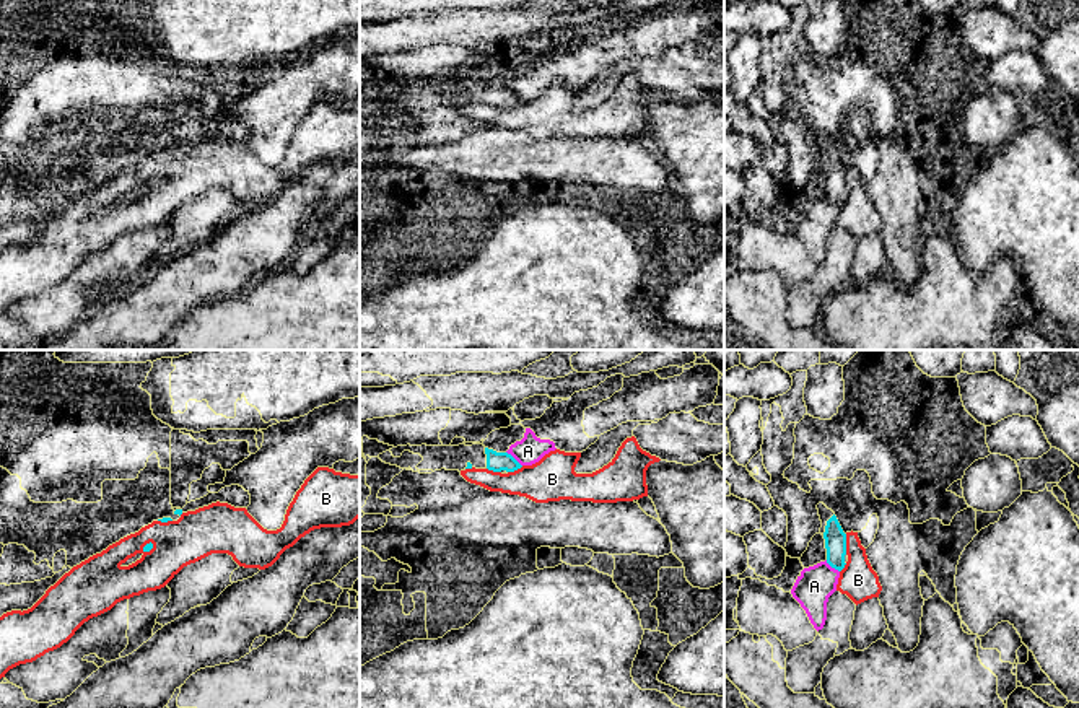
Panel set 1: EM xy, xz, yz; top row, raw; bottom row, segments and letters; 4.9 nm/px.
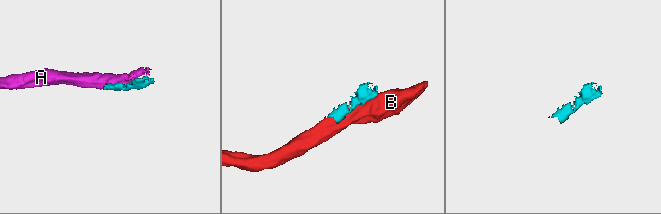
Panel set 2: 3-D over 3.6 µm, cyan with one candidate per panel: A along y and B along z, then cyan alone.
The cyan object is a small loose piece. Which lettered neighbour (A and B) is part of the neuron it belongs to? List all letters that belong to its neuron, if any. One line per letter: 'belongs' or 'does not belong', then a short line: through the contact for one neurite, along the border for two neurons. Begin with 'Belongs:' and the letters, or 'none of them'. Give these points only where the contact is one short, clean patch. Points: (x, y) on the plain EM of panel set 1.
Belongs: none of them
A: does not belong; line xz (506, 87), (521, 101)
B: does not belong

